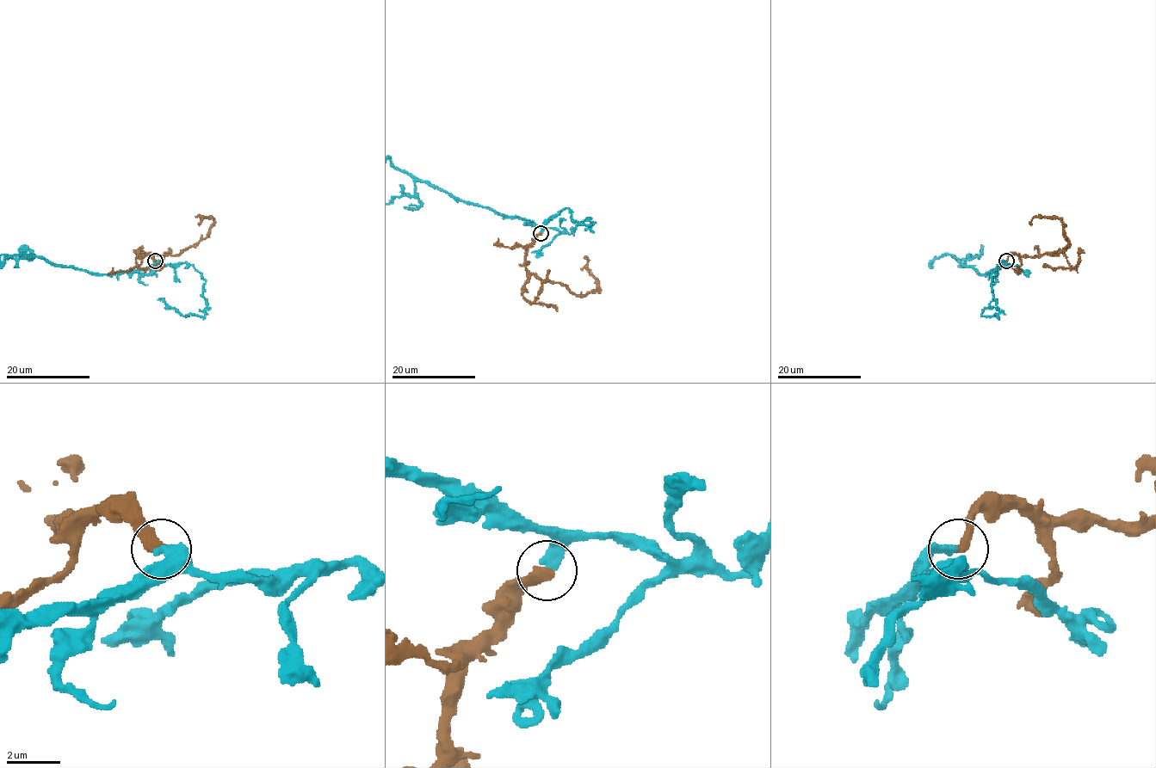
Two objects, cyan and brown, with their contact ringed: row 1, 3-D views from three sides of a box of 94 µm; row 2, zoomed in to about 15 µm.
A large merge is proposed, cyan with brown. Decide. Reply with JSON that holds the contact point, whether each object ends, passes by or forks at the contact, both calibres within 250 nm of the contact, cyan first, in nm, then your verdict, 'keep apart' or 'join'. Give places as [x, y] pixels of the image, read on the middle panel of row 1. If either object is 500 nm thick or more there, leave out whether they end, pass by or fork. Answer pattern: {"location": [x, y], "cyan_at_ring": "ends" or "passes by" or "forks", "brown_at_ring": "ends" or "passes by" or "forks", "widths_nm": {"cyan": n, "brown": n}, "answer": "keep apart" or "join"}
{"location": [540, 233], "cyan_at_ring": "ends", "brown_at_ring": "ends", "widths_nm": {"cyan": 360, "brown": 440}, "answer": "join"}

